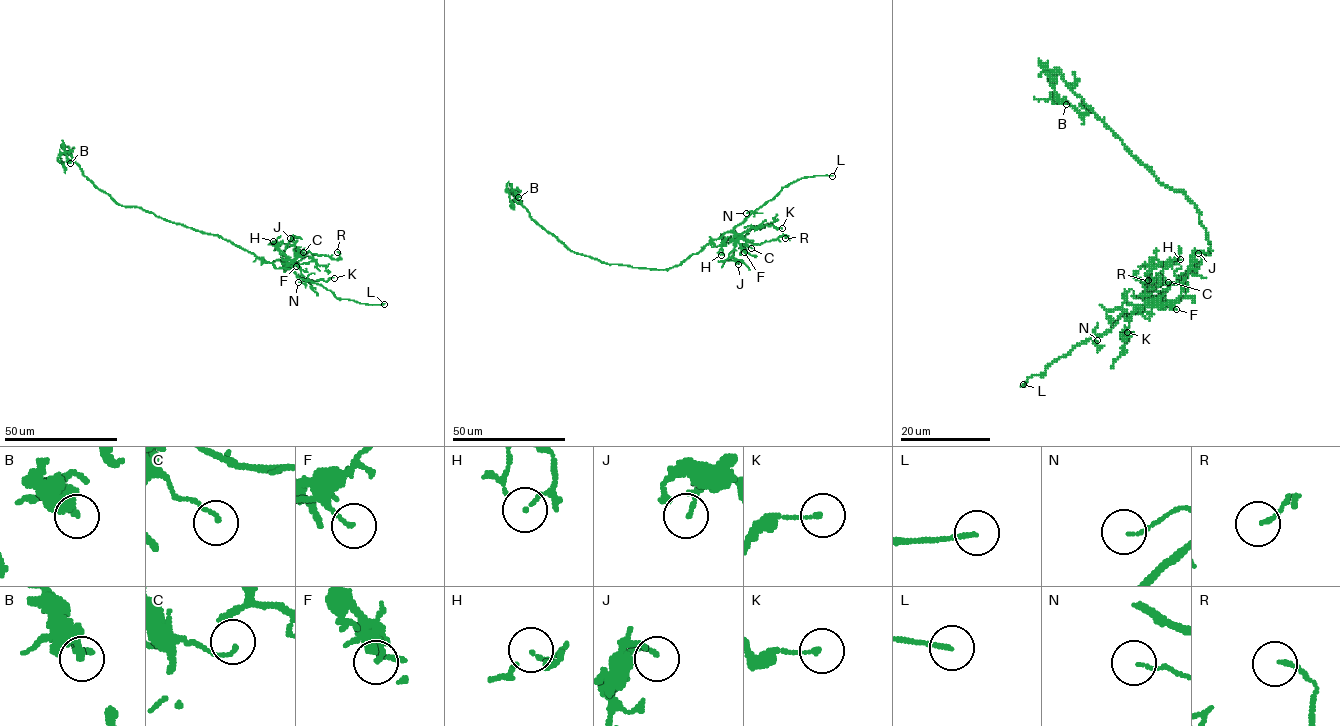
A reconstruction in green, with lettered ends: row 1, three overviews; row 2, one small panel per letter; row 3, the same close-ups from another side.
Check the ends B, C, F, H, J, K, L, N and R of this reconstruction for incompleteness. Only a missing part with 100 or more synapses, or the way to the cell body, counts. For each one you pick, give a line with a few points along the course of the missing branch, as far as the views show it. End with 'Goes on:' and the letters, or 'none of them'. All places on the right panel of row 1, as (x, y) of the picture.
Goes on: L

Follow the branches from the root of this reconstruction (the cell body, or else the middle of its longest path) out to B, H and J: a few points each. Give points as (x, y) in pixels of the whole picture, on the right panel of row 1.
B: (1209, 243), (1195, 205), (1180, 190), (1163, 185), (1056, 72), (1051, 77), (1051, 85), (1055, 95), (1066, 104)
H: (1209, 243), (1210, 249), (1192, 269), (1134, 313), (1144, 304), (1150, 270), (1180, 259)
J: (1209, 243), (1210, 249), (1192, 269), (1134, 313), (1146, 304), (1171, 306), (1182, 299), (1192, 257), (1198, 253)

